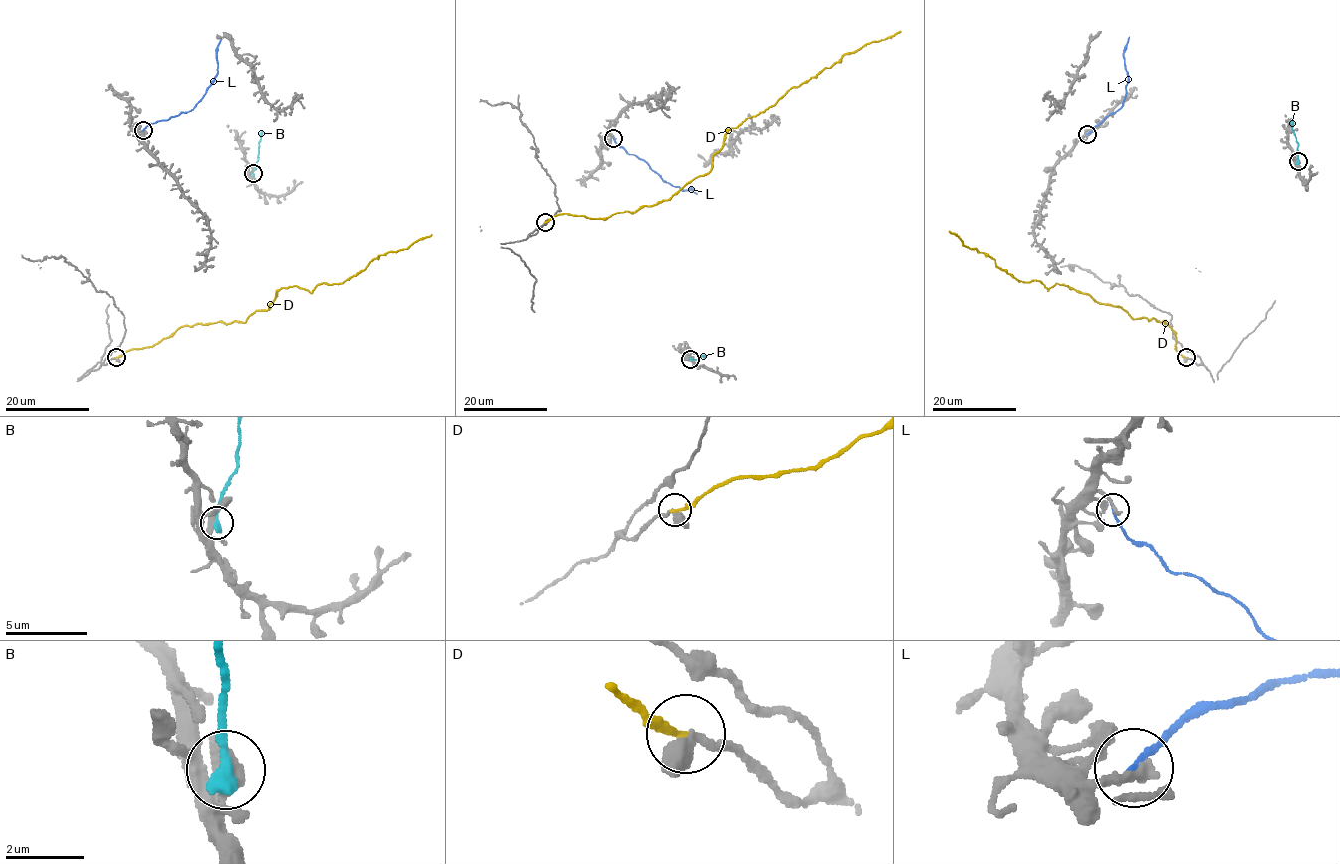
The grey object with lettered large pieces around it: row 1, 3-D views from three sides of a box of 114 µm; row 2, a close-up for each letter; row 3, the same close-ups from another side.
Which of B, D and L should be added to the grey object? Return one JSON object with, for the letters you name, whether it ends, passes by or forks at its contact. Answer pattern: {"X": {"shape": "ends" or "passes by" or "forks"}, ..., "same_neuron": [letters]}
{"D": {"shape": "ends"}, "same_neuron": ["D"]}

